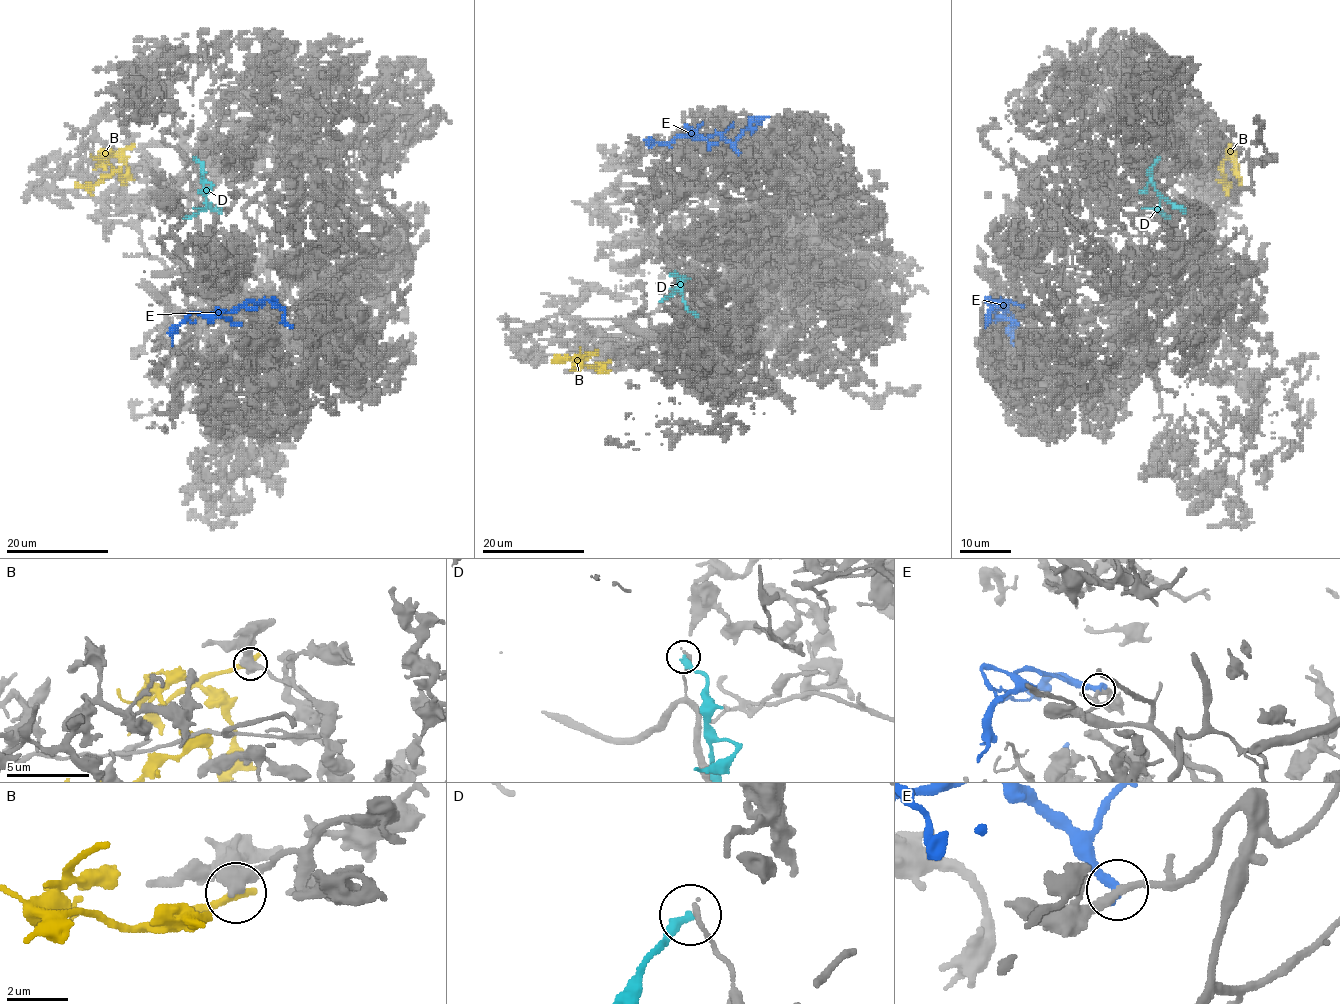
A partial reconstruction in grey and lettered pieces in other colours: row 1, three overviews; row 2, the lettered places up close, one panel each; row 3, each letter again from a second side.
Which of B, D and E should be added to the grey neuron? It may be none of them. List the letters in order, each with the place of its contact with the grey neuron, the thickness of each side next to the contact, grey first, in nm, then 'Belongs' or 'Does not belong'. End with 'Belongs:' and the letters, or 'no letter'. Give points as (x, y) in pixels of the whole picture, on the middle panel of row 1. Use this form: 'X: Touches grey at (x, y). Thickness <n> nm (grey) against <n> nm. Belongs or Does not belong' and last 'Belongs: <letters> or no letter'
B: Touches grey at (608, 361). Thickness 480 nm (grey) against 400 nm. Does not belong
D: Touches grey at (671, 291). Thickness 190 nm (grey) against 320 nm. Does not belong
E: Touches grey at (739, 154). Thickness 280 nm (grey) against 360 nm. Does not belong
Belongs: no letter

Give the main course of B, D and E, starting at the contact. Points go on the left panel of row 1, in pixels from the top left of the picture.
B: (132, 147), (100, 158), (110, 166), (112, 174), (95, 184), (78, 185), (77, 181)
D: (195, 157), (201, 163), (205, 206), (183, 217)
E: (262, 305), (247, 302), (229, 312), (209, 316), (192, 313), (173, 330), (173, 345)

